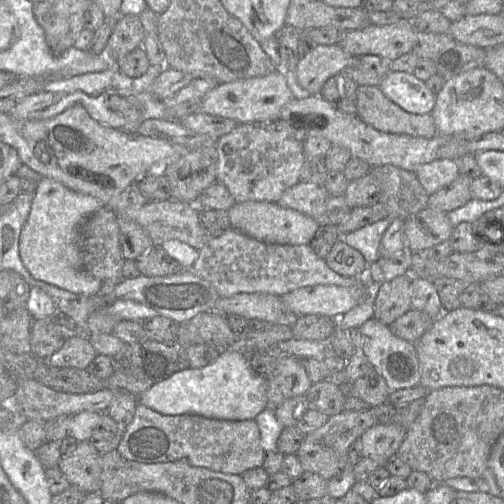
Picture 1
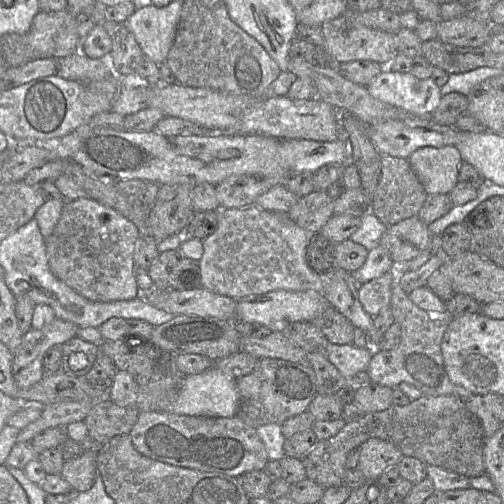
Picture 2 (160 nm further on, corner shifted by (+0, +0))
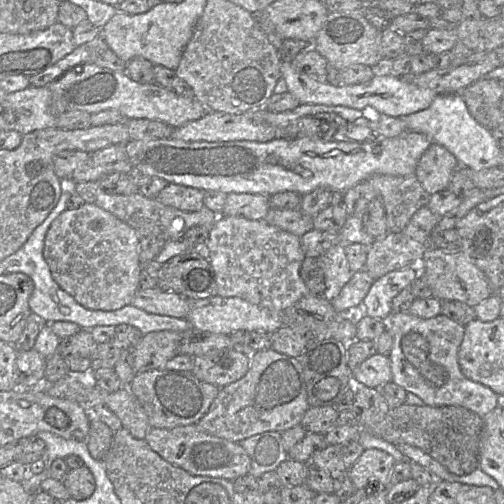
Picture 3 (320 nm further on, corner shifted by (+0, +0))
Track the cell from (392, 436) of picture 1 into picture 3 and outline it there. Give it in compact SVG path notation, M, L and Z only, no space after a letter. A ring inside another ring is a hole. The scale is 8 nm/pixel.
M365 449L359 459L348 470L356 490L368 484L388 488L391 472L397 462L388 453L379 449Z

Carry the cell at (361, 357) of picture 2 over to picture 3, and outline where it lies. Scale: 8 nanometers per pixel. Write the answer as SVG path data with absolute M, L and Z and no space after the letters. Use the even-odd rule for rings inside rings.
M374 354L352 369L351 375L355 387L381 389L385 384L392 382L388 355Z

